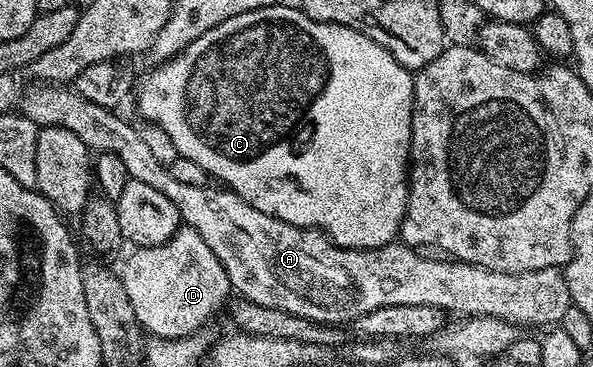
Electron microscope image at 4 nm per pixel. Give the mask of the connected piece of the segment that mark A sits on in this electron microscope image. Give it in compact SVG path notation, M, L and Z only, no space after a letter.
M34 84L34 87L31 90L29 87L20 99L20 113L40 128L59 126L68 128L68 132L76 132L76 136L84 140L84 144L90 151L111 154L121 160L130 179L135 178L162 192L176 206L181 221L196 232L200 232L204 244L208 244L208 248L216 252L220 264L224 264L228 272L231 287L249 302L264 304L264 308L280 308L284 312L304 316L313 322L325 322L327 326L342 326L347 324L346 322L353 323L360 316L388 304L428 304L454 316L483 314L496 316L505 322L513 322L522 328L525 326L550 328L561 323L564 312L568 312L572 304L565 273L558 268L540 268L519 274L496 272L476 264L451 260L446 256L431 256L421 249L405 245L398 240L371 250L349 250L336 245L321 230L308 226L293 226L252 208L252 204L245 202L229 188L219 188L214 184L205 186L180 184L180 180L176 180L176 176L172 176L169 169L160 165L156 156L152 156L152 151L145 146L143 138L140 137L137 125L129 126L118 112L104 108L100 104L92 104L92 100L84 100L84 96L80 96L78 91L69 85Z

